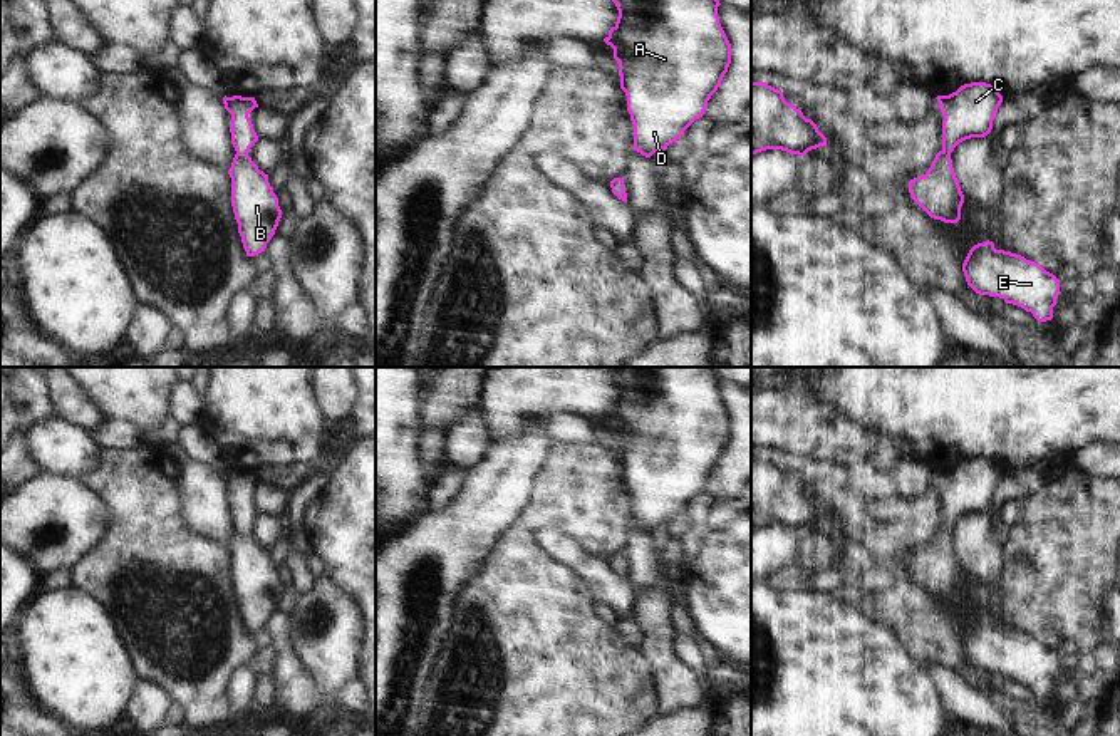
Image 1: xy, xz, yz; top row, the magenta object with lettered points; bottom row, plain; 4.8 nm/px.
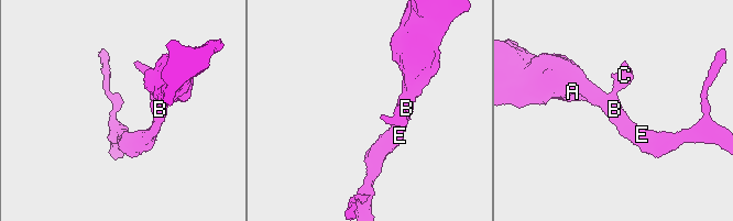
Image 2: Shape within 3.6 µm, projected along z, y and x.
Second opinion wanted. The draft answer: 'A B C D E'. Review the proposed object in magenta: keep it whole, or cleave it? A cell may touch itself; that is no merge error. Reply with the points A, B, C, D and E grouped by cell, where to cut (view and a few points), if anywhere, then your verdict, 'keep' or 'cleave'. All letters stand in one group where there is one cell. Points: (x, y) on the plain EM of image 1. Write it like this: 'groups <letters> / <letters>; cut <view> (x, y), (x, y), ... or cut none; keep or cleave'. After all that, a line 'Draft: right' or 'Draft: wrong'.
groups A B C D E; cut none; keep
Draft: right

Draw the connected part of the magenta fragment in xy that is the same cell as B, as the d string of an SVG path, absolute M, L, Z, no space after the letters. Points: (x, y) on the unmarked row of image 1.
M223 473L225 485L231 490L231 520L236 526L228 550L231 553L231 582L238 599L246 632L265 627L275 610L282 585L278 573L268 558L268 550L248 531L258 516L248 490L258 483L255 473Z

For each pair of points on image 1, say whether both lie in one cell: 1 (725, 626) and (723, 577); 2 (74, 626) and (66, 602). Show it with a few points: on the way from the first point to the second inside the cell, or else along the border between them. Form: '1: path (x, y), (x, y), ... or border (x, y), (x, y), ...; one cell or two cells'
1: path (725, 614), (725, 589); one cell
2: path (69, 621), (66, 607); one cell

